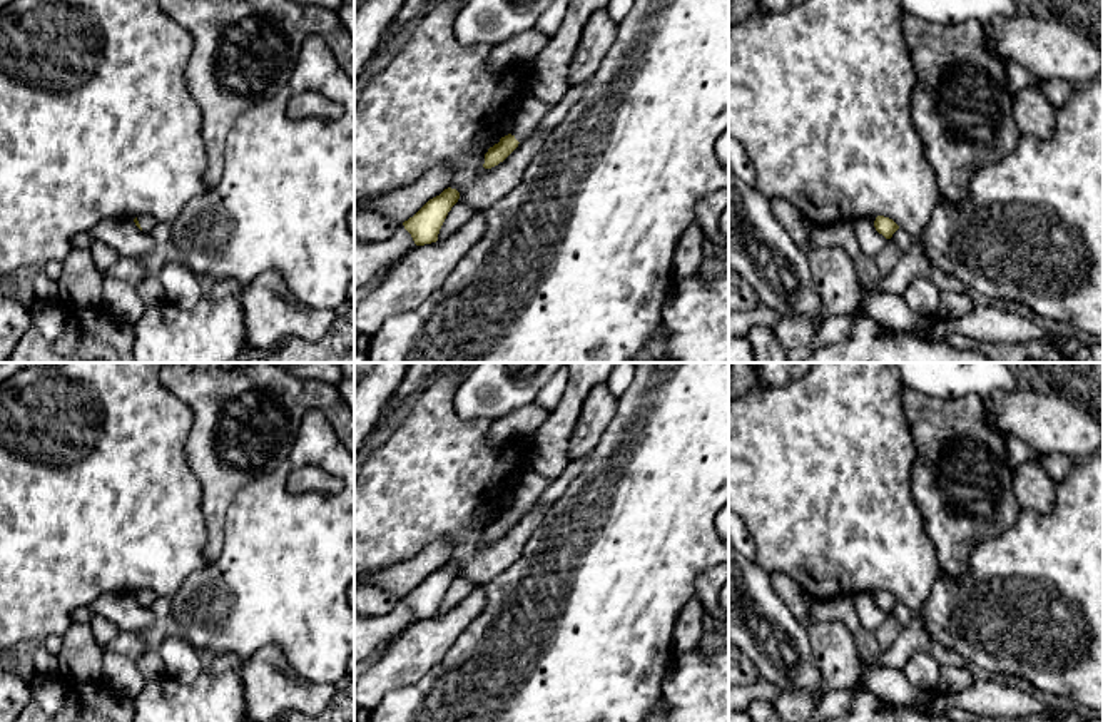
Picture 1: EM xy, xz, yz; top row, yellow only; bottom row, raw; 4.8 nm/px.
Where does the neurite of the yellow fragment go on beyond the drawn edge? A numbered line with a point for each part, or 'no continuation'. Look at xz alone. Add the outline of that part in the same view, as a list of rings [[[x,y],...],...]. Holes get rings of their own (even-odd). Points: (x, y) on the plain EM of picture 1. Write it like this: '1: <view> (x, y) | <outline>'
1: xz (528, 487) | [[[525,463],[516,481],[511,486],[511,505],[510,508],[518,515],[525,515],[533,505],[536,505],[540,495],[546,490],[552,481],[535,471],[531,463]]]

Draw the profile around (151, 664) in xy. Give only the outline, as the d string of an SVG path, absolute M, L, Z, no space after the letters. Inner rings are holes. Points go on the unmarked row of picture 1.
M147 648L147 652L137 660L137 667L145 680L157 679L164 674L164 662L157 648Z

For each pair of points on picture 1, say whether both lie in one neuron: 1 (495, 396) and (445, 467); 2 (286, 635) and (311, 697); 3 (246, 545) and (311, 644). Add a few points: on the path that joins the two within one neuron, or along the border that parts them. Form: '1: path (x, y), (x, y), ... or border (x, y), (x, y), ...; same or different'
1: border (460, 383), (455, 410), (465, 418), (490, 422); different
2: border (278, 650), (299, 677), (333, 684); different
3: path (271, 570), (308, 619); same

